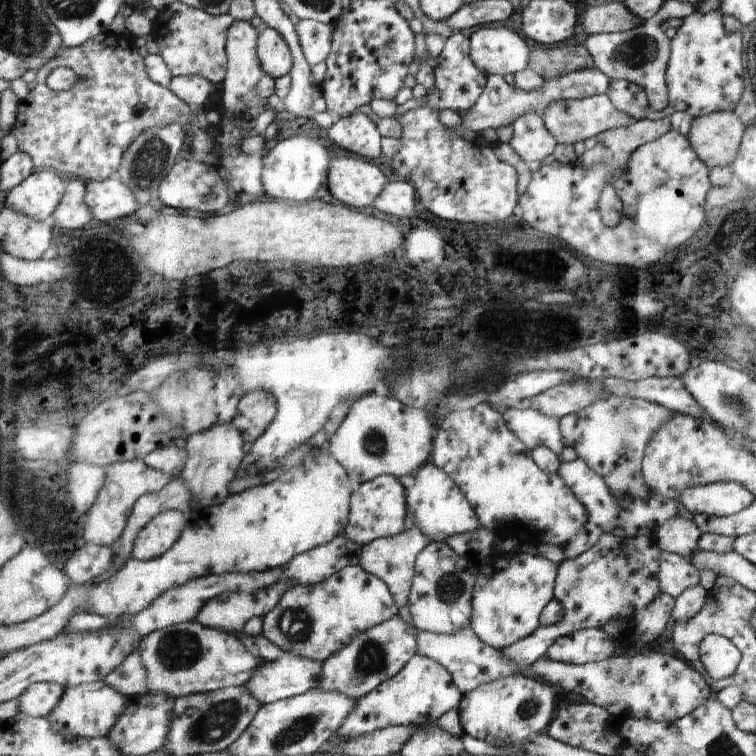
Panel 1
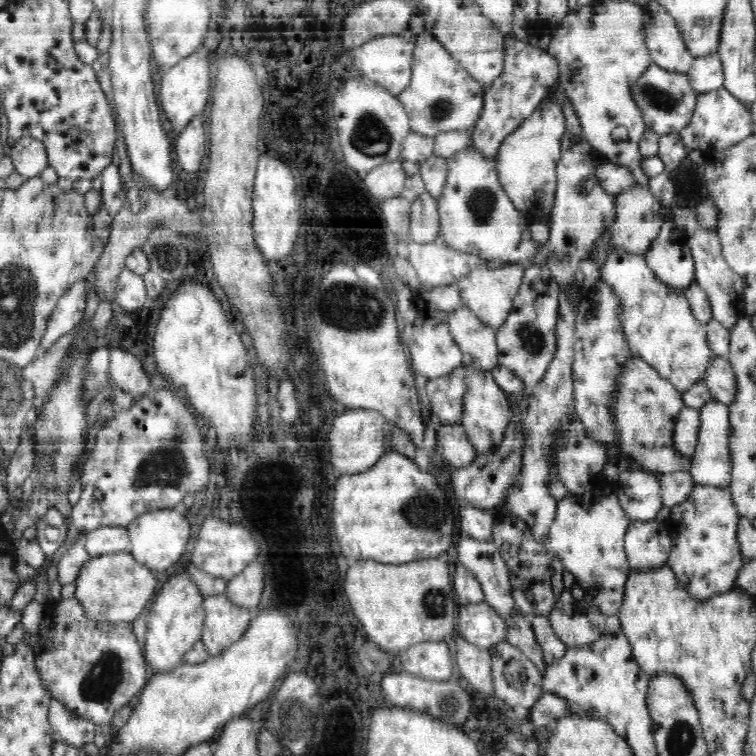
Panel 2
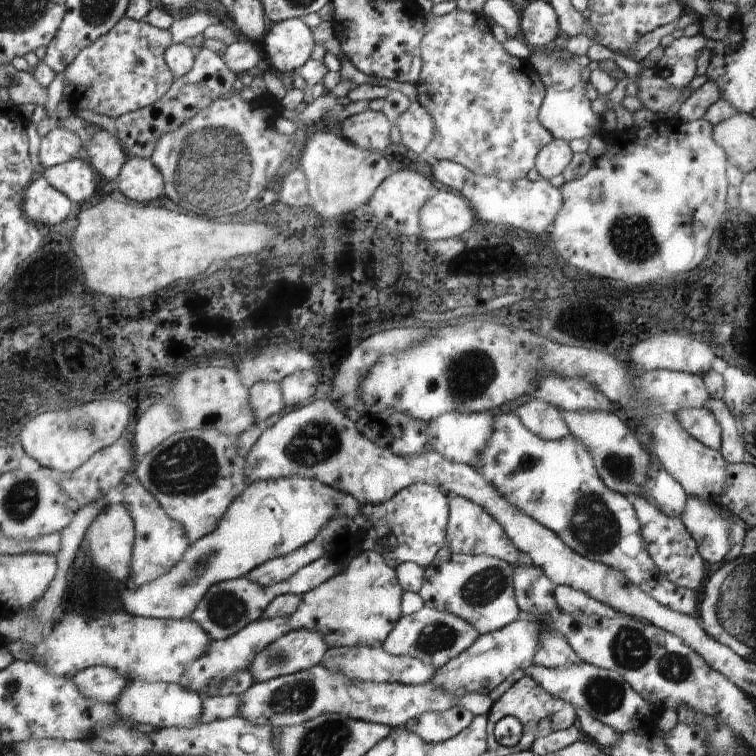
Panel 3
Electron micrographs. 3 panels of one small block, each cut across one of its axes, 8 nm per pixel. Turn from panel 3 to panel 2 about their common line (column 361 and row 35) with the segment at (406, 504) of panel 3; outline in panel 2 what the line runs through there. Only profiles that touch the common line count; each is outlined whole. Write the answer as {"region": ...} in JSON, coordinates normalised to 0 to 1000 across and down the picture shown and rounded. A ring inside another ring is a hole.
{"region":[[[675,45],[668,49],[668,78],[664,98],[651,108],[648,119],[640,122],[640,139],[636,152],[627,167],[624,179],[624,190],[627,197],[638,204],[644,212],[656,213],[659,198],[664,190],[690,165],[701,152],[706,151],[706,146],[712,144],[714,136],[721,131],[731,112],[735,111],[739,102],[739,86],[734,78],[728,74],[722,66],[714,65],[706,60],[706,54],[690,56],[679,50]]]}

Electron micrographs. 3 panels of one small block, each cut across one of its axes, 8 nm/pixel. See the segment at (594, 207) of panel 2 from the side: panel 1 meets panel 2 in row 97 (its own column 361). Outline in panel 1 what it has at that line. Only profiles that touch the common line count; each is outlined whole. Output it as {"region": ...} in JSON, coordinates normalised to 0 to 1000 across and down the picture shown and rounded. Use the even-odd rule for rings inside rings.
{"region":[[[544,696],[541,701],[517,709],[503,710],[491,720],[481,720],[480,730],[476,731],[476,749],[487,755],[487,759],[497,761],[503,765],[513,780],[517,780],[519,791],[522,791],[524,802],[537,802],[542,794],[544,775],[549,765],[549,742],[556,731],[565,725],[569,712],[558,706],[553,696]]]}

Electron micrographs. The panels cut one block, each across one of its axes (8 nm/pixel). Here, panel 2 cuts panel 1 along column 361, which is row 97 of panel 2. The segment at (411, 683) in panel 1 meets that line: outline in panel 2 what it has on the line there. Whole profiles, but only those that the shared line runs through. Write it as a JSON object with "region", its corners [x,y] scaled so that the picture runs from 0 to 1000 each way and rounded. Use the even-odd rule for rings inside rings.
{"region":[[[958,115],[943,119],[942,123],[923,124],[922,142],[918,146],[917,160],[899,173],[899,184],[909,200],[923,198],[938,206],[946,198],[958,200],[979,189],[984,183],[997,179],[996,157],[991,140],[979,135]]]}

